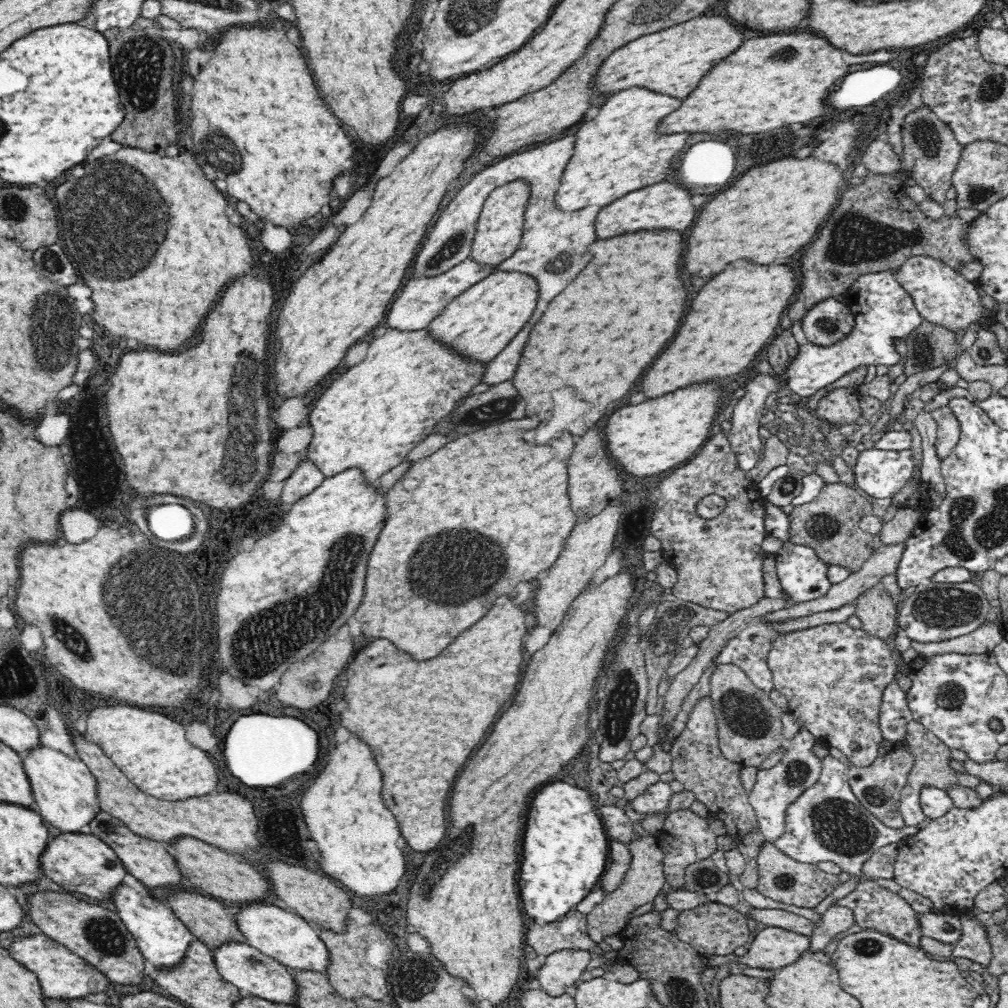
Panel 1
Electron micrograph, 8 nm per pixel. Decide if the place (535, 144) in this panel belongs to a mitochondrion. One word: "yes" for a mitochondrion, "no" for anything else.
no

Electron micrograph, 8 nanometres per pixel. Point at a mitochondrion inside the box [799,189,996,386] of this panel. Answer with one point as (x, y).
(854, 237)

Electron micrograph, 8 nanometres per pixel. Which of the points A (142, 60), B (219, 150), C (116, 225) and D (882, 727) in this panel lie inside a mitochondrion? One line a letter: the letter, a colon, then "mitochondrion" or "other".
A: mitochondrion
B: mitochondrion
C: mitochondrion
D: other

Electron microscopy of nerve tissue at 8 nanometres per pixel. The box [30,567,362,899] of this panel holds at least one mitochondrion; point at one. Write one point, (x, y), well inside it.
(73, 642)

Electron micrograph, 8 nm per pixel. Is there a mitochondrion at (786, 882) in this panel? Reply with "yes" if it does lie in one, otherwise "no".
yes

